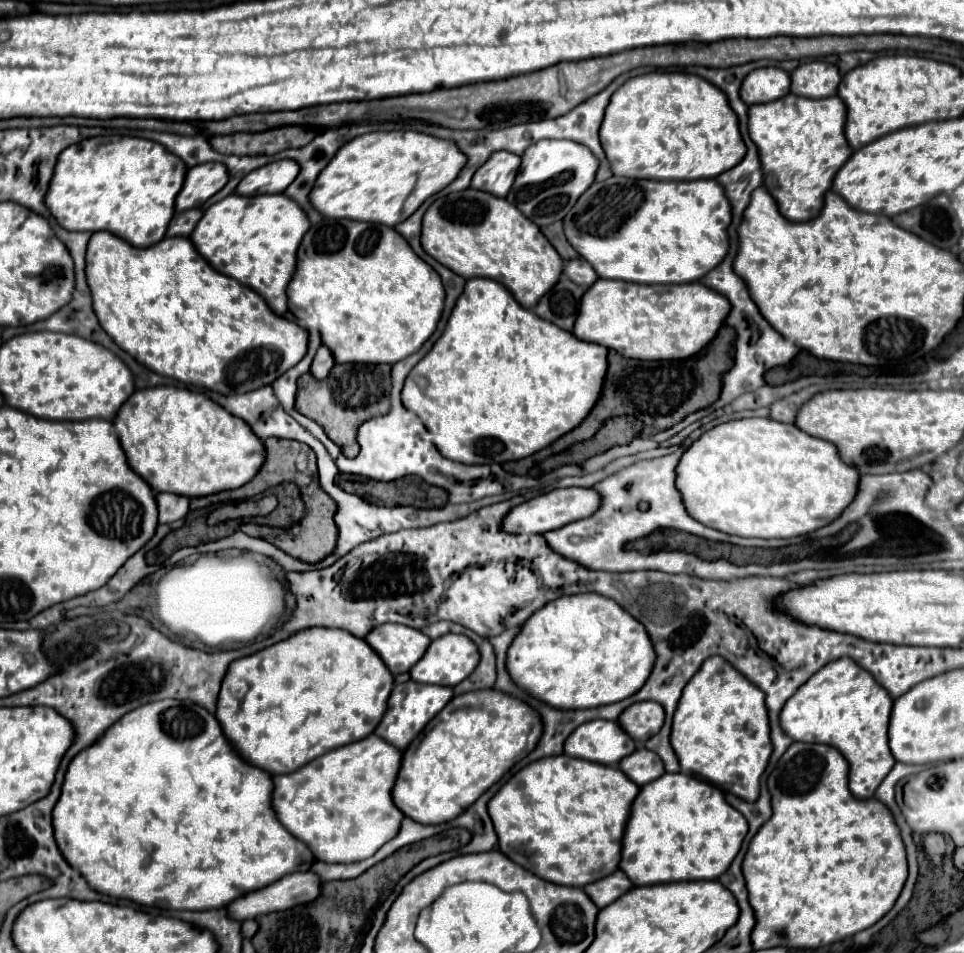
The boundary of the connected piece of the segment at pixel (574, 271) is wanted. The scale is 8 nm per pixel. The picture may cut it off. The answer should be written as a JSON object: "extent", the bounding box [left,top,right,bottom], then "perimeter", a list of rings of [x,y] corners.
{"extent":[562,259,598,287],"perimeter":[[[584,259],[566,261],[562,275],[568,277],[570,281],[574,281],[576,285],[582,285],[582,287],[590,287],[590,283],[594,283],[598,279],[596,271]]]}

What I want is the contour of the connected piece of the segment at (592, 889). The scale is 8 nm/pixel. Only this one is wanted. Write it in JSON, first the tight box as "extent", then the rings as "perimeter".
{"extent":[584,869,632,909],"perimeter":[[[618,869],[612,875],[586,885],[584,893],[598,905],[598,909],[602,909],[602,907],[610,905],[612,901],[616,901],[620,895],[624,895],[630,887],[632,887],[630,879]]]}

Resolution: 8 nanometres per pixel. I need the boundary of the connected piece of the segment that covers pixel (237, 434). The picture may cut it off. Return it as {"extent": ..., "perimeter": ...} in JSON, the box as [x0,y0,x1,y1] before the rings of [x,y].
{"extent":[114,387,264,497],"perimeter":[[[156,387],[134,391],[134,397],[122,405],[122,413],[114,417],[114,429],[118,433],[120,445],[126,453],[128,465],[148,481],[148,485],[158,493],[174,493],[184,497],[202,497],[218,491],[228,491],[248,483],[264,463],[264,445],[250,431],[250,427],[230,415],[226,409],[210,401],[202,393],[192,393],[180,387]]]}

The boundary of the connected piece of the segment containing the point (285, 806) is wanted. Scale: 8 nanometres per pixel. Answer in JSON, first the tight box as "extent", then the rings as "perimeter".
{"extent":[272,735,404,863],"perimeter":[[[368,735],[366,739],[354,741],[350,745],[338,747],[320,755],[318,759],[310,761],[302,769],[290,775],[276,775],[272,777],[274,791],[272,791],[272,809],[276,819],[298,839],[304,841],[306,847],[312,851],[316,861],[328,863],[354,863],[368,859],[374,855],[386,841],[390,841],[404,815],[394,805],[390,789],[394,785],[398,767],[400,767],[402,753],[382,741],[376,735]]]}

